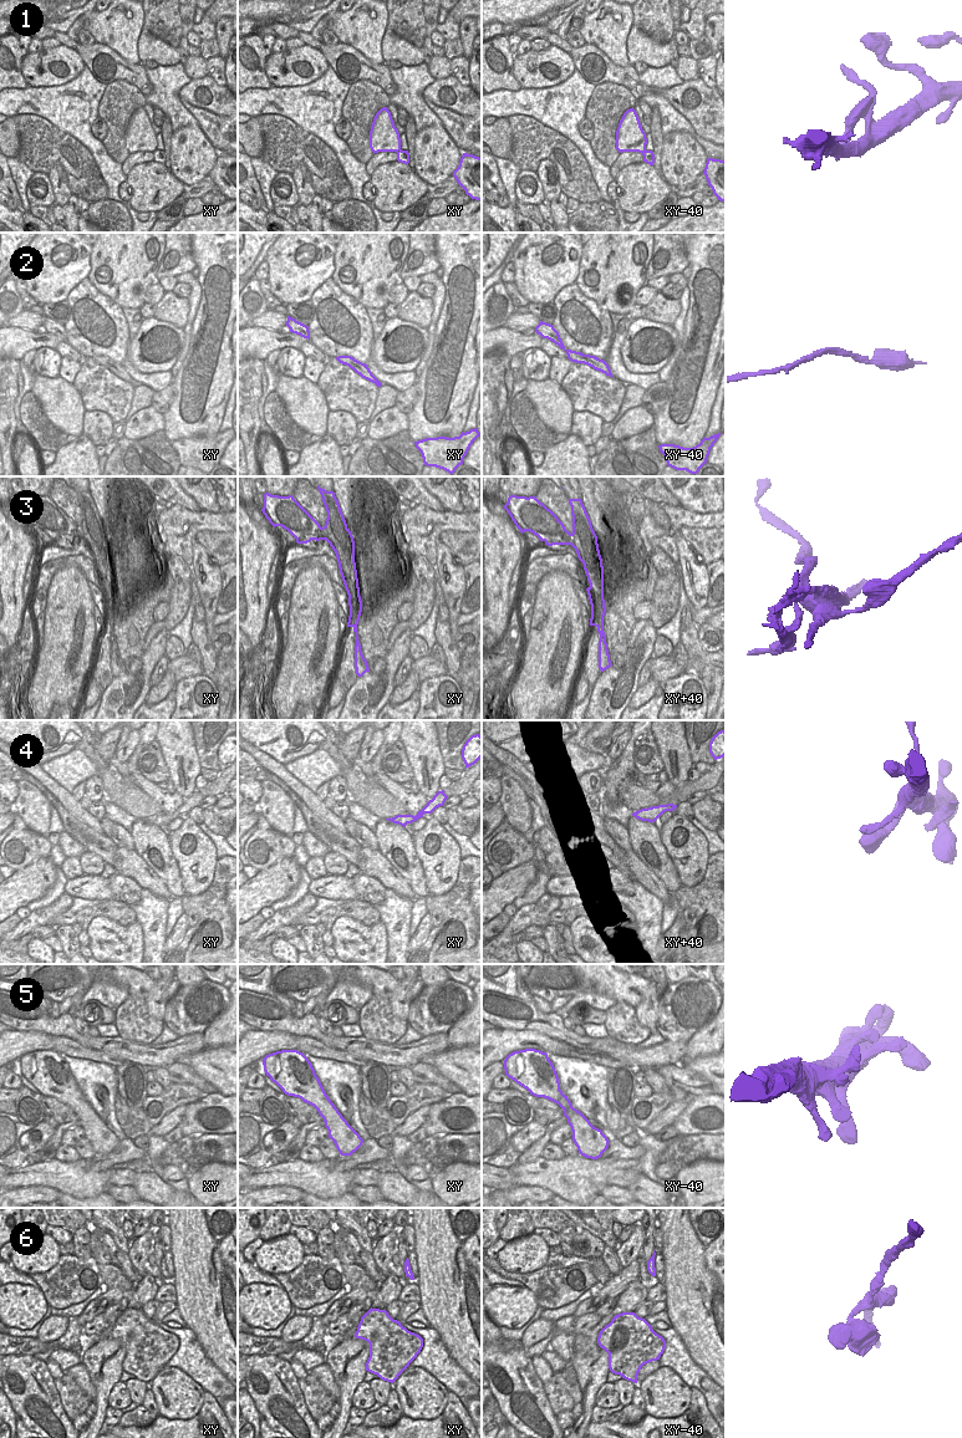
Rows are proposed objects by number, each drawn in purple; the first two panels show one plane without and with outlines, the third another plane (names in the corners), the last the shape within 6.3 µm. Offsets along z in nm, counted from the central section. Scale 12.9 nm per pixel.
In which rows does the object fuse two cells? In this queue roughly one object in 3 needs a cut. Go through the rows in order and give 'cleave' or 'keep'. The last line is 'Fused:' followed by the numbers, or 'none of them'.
1: keep
2: keep
3: cleave
4: keep
5: keep
6: keep
Fused: 3

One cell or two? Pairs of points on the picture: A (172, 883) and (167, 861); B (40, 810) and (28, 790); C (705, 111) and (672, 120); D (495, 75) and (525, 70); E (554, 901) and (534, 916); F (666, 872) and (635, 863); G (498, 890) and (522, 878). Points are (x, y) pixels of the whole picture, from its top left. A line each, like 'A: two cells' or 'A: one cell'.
A: one cell
B: one cell
C: two cells
D: two cells
E: one cell
F: two cells
G: one cell

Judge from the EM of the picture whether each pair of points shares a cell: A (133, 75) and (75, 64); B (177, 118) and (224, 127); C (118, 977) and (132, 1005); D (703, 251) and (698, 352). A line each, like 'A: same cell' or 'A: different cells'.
A: different cells
B: different cells
C: different cells
D: same cell

